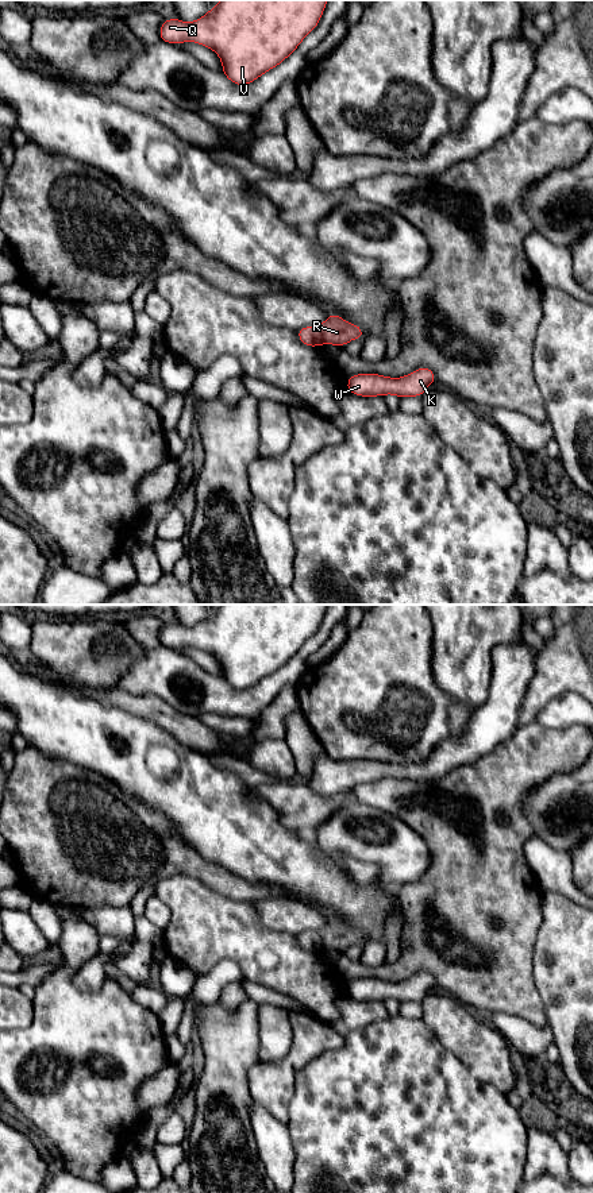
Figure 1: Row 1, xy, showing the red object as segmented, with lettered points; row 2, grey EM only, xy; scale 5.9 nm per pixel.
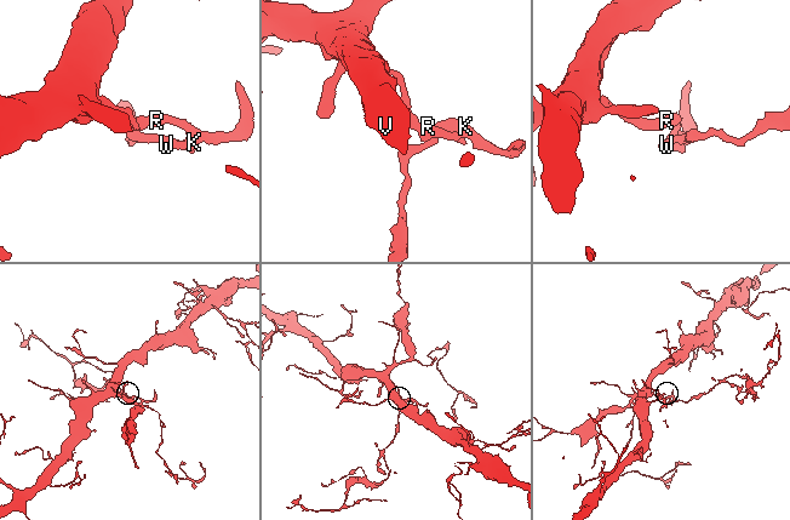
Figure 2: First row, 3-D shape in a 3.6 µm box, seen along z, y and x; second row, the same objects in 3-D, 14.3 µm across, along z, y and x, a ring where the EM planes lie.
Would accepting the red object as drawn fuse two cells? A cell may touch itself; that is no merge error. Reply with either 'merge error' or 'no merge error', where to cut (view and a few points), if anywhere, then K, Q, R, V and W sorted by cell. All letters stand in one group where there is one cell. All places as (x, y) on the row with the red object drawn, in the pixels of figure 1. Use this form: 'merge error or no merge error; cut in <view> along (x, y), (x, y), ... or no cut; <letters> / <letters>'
merge error; cut in xy along (316, 327), (323, 342); K R W / Q V

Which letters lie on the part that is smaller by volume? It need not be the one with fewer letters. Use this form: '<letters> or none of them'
K, R, W

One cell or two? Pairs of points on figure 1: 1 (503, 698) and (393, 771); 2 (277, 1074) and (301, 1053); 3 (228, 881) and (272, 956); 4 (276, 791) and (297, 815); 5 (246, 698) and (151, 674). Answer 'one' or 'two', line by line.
1: one
2: one
3: two
4: one
5: one

